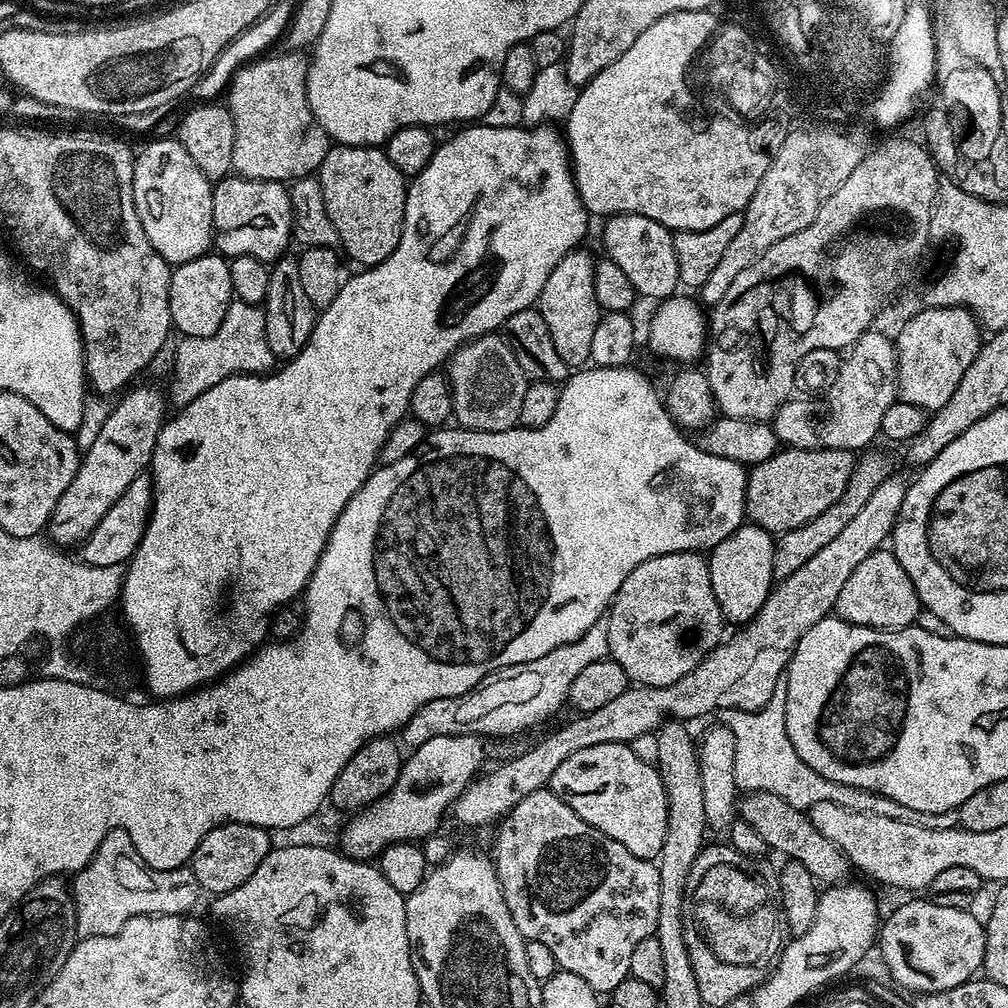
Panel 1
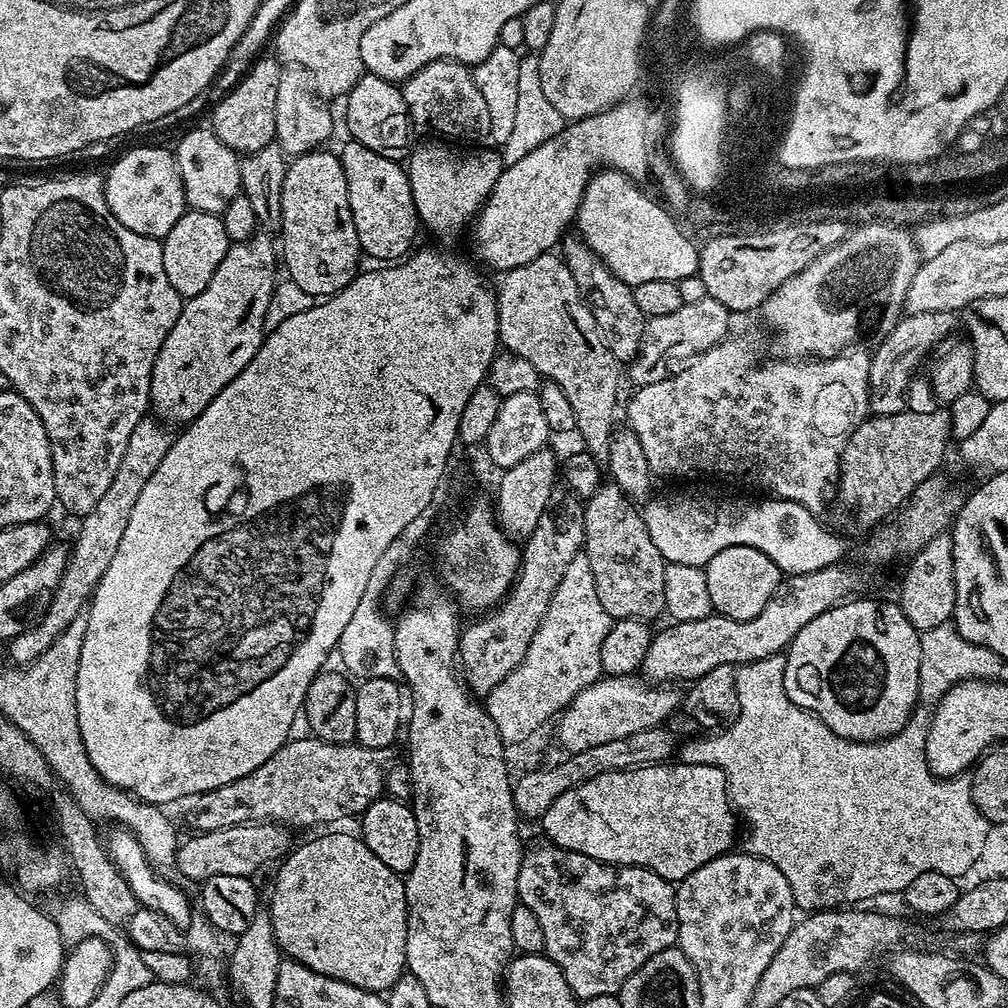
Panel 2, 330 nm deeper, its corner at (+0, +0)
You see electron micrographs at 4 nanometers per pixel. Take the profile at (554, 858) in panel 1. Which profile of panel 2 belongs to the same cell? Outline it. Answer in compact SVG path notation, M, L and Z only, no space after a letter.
M539 839L520 853L516 894L519 903L534 910L542 925L542 935L546 938L543 955L549 956L558 970L562 970L577 1000L598 998L598 994L617 995L638 966L677 943L678 906L673 881L663 880L649 868L603 864L586 854L566 850L553 840Z

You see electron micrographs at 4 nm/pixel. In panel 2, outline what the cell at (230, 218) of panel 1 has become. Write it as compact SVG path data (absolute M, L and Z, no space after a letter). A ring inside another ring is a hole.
M207 127L188 132L174 148L176 165L184 187L184 203L194 212L222 214L240 190L240 156L223 144ZM205 128L205 129L204 129Z

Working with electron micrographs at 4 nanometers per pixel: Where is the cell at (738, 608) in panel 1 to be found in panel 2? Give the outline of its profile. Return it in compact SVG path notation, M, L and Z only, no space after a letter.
M730 546L714 558L704 568L706 586L710 590L710 602L719 615L735 620L754 618L754 614L762 614L762 606L770 602L774 590L780 585L782 573L780 567L762 550L754 550L750 546Z

